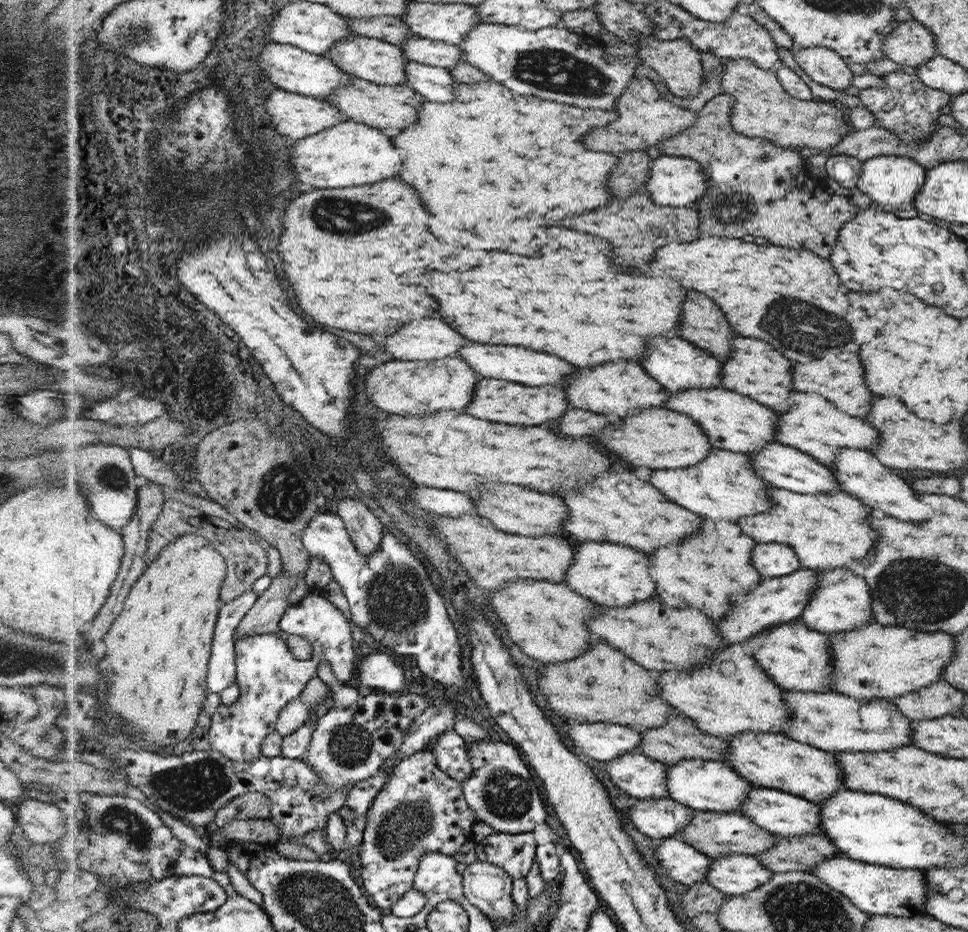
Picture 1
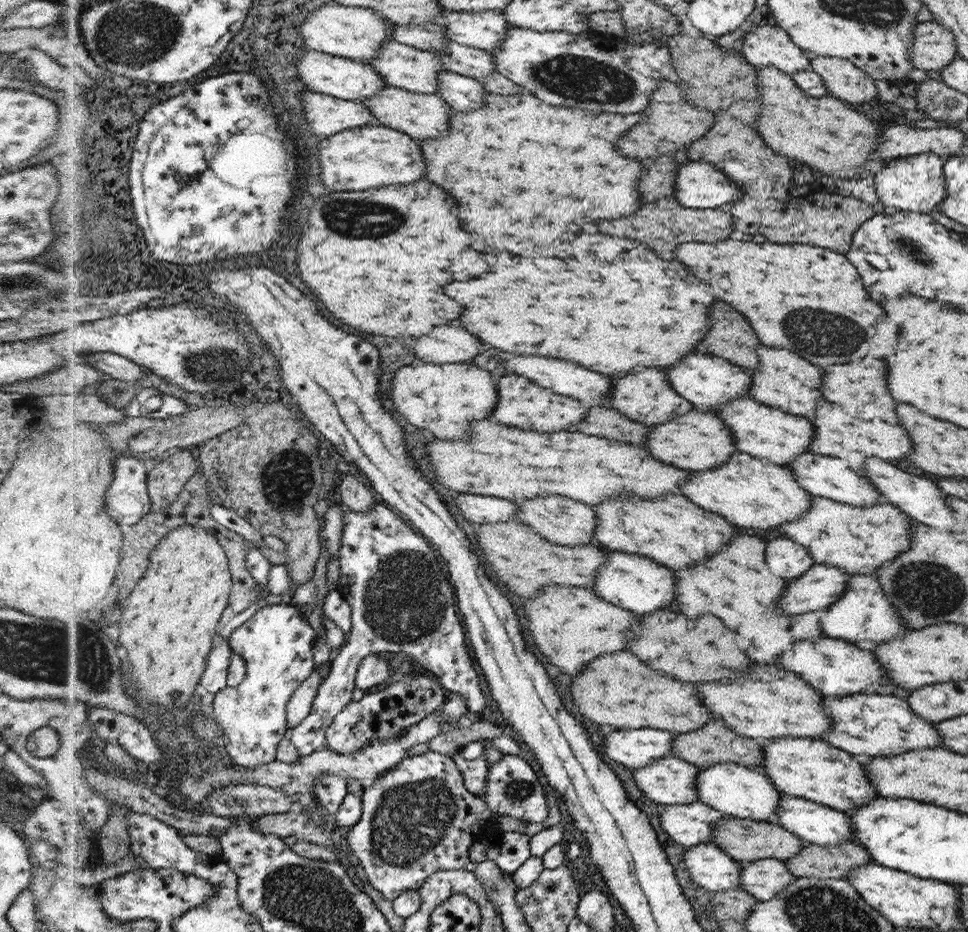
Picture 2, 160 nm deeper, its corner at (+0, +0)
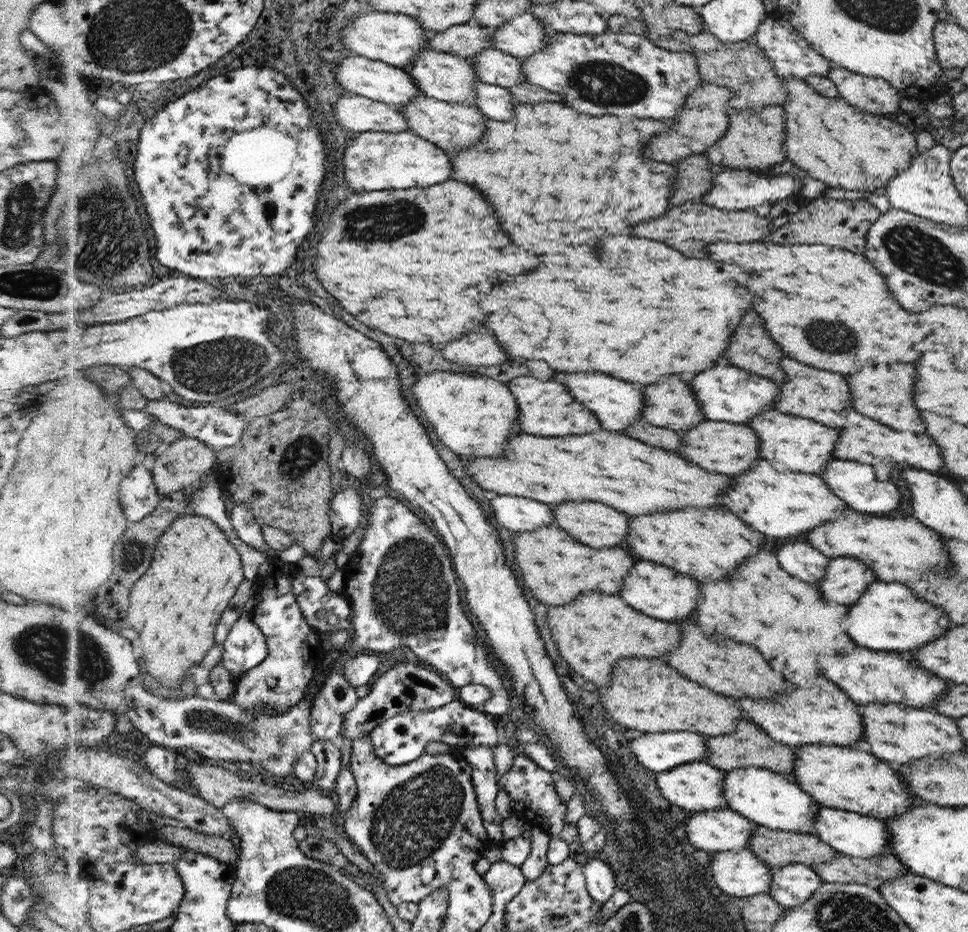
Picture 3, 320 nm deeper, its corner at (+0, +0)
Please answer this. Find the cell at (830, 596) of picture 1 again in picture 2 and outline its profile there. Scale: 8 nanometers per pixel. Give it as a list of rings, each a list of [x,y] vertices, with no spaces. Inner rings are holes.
[[[854,575],[847,589],[838,602],[834,602],[823,612],[823,634],[826,637],[837,638],[850,643],[868,647],[882,644],[906,632],[909,629],[907,622],[898,614],[898,610],[884,594],[883,586],[874,575]]]

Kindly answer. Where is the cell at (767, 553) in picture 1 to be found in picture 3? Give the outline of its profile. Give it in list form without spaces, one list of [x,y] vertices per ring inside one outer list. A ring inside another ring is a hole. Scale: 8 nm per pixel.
[[[804,542],[782,546],[776,553],[784,571],[802,582],[818,584],[827,574],[831,559]]]

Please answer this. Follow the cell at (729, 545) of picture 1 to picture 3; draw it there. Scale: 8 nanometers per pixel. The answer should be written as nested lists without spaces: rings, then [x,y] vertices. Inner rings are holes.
[[[770,549],[760,550],[756,556],[752,556],[748,562],[744,562],[742,568],[736,570],[734,578],[726,582],[700,582],[702,598],[696,607],[696,620],[698,626],[711,635],[711,638],[731,640],[754,646],[760,650],[768,662],[772,662],[772,670],[784,674],[792,684],[796,686],[812,687],[812,678],[821,678],[818,656],[820,654],[846,654],[852,648],[856,648],[856,642],[850,640],[850,636],[840,628],[842,620],[850,611],[849,606],[828,602],[823,598],[817,584],[802,582],[788,574],[780,567],[776,554]]]

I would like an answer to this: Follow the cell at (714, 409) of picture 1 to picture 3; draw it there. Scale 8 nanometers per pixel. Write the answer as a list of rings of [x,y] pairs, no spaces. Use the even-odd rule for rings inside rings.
[[[772,408],[757,414],[747,424],[760,437],[759,453],[762,459],[804,474],[822,474],[829,461],[835,458],[835,444],[840,438],[839,428],[833,429],[813,419],[784,414]]]

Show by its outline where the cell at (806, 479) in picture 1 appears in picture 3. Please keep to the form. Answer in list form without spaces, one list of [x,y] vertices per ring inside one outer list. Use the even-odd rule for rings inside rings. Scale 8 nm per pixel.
[[[834,458],[825,466],[820,475],[824,482],[827,483],[831,490],[836,493],[838,498],[844,499],[850,509],[859,511],[866,515],[884,515],[898,510],[902,494],[894,483],[889,480],[884,481],[878,478],[875,467],[868,463],[849,461],[848,459],[840,460]]]

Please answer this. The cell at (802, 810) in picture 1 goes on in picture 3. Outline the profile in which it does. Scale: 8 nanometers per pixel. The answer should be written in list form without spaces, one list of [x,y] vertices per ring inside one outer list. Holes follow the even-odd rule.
[[[821,806],[819,808],[815,819],[814,835],[822,842],[840,851],[841,854],[848,856],[872,858],[891,852],[889,833],[883,820],[852,811],[838,810],[836,807]]]

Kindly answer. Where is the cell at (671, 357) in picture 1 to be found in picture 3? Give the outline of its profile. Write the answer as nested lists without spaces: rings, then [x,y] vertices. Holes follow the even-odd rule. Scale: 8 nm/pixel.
[[[716,364],[696,374],[690,386],[695,391],[695,397],[699,399],[699,405],[707,420],[743,425],[746,425],[757,414],[763,414],[774,408],[774,405],[778,403],[780,393],[779,383],[751,371],[724,366],[724,364]]]

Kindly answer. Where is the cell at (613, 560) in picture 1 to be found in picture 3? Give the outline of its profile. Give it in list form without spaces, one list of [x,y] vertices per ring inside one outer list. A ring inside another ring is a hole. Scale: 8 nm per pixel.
[[[637,560],[634,568],[628,573],[628,578],[624,578],[623,588],[618,596],[624,598],[628,606],[652,618],[661,621],[687,620],[688,616],[699,606],[700,588],[694,578],[681,574],[671,567]]]

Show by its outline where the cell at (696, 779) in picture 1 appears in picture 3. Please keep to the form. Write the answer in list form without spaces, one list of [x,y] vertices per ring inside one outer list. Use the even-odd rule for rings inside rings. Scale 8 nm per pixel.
[[[760,767],[727,771],[723,793],[730,810],[752,819],[757,826],[802,834],[814,834],[821,804],[791,777]]]

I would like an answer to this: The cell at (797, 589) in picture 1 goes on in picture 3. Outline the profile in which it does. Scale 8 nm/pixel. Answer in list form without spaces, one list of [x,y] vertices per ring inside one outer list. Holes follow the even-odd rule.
[[[834,558],[827,574],[817,586],[828,602],[852,606],[863,597],[864,591],[877,581],[874,570],[856,558]]]

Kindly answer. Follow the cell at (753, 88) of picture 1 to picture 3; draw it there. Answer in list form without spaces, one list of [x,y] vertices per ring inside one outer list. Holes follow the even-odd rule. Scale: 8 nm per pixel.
[[[794,77],[780,78],[788,95],[785,108],[785,151],[787,159],[805,170],[814,180],[845,191],[882,193],[889,182],[908,170],[919,152],[916,134],[890,116],[860,111],[841,97],[816,94],[805,81]]]

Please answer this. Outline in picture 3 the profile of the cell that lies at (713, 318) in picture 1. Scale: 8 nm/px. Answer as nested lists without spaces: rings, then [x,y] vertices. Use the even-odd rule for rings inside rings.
[[[750,312],[732,336],[732,346],[728,346],[726,358],[740,369],[780,384],[787,380],[787,374],[780,364],[785,355],[783,348],[778,348],[778,344],[764,330],[760,316]]]

